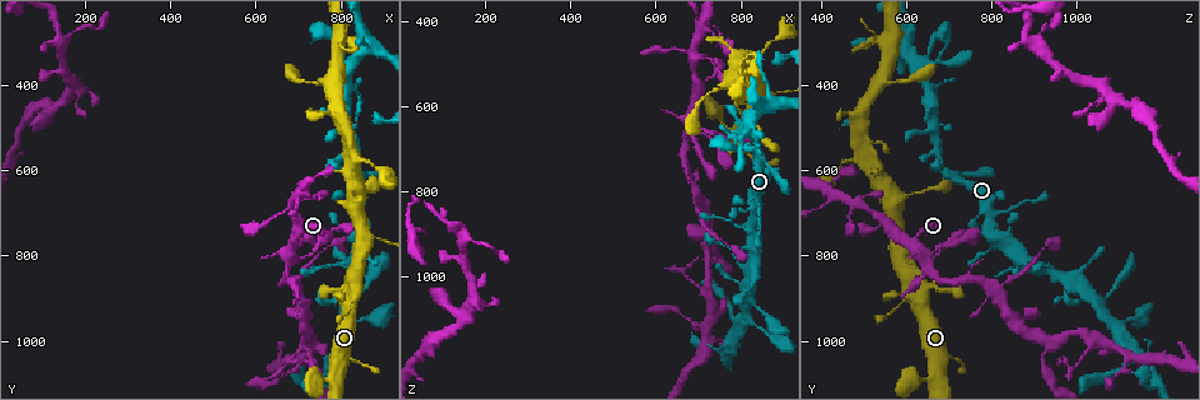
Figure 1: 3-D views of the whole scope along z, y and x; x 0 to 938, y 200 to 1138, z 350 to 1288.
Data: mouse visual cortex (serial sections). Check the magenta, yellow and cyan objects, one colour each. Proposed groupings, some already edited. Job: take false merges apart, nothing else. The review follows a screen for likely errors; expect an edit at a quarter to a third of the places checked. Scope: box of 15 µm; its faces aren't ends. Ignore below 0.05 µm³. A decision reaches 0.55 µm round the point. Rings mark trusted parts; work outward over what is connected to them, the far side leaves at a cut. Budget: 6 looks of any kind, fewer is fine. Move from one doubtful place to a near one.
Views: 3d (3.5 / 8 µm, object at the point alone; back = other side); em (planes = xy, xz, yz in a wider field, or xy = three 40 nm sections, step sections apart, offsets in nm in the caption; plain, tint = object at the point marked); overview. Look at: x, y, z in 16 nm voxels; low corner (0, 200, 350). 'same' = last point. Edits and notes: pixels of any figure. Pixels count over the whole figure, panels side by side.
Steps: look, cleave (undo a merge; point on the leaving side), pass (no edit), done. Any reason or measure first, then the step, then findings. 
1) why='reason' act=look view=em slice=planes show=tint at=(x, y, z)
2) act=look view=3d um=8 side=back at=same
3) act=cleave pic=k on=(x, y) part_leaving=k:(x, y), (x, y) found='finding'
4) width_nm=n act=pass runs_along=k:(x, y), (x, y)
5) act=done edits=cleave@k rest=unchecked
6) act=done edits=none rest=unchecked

why='looks like a crossing' act=look view=em slice=xy step=1 show=tint at=(820, 875, 650)

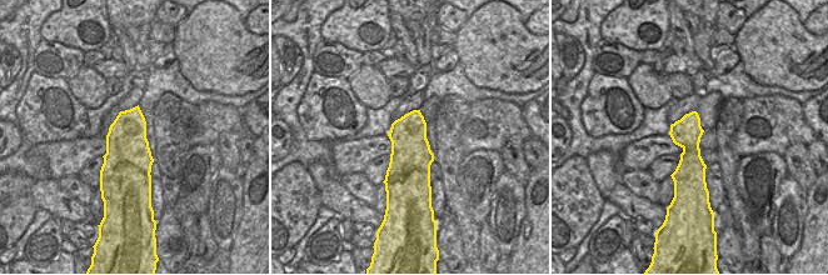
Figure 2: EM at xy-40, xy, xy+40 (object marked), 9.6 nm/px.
why='see where the arms go' act=look view=3d um=3.5 at=same

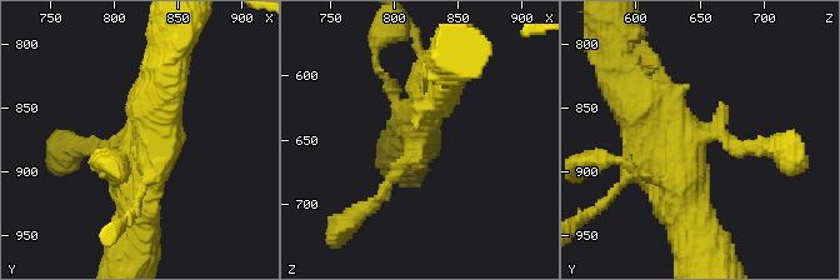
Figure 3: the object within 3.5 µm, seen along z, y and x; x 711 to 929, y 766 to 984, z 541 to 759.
act=pass runs_along=3:(698, 238), (679, 156), (634, 88) found='continuous, no second cell'

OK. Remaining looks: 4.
why='branch point' act=look view=3d um=3.5 side=back at=(675, 800, 645)

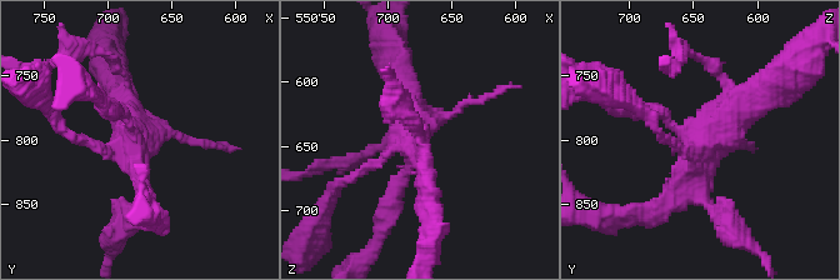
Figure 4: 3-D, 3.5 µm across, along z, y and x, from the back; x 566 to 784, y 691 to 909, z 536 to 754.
act=look view=em slice=xy step=1 show=tint at=(678, 804, 640)

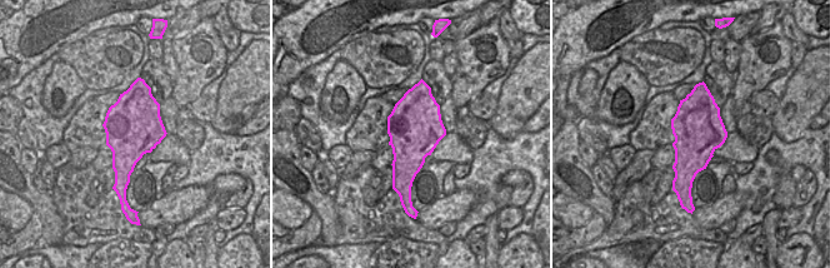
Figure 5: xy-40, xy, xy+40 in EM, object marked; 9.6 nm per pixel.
act=pass runs_along=4:(718, 73), (730, 115), (656, 214) found='all the same cell'

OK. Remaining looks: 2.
why='sharp bend' act=look view=3d um=8 at=(840, 700, 800)

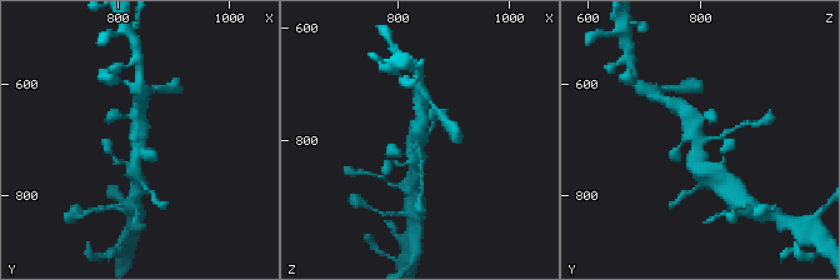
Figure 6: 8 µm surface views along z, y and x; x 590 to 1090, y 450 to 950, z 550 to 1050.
act=look view=3d um=3.5 at=(835, 700, 800)

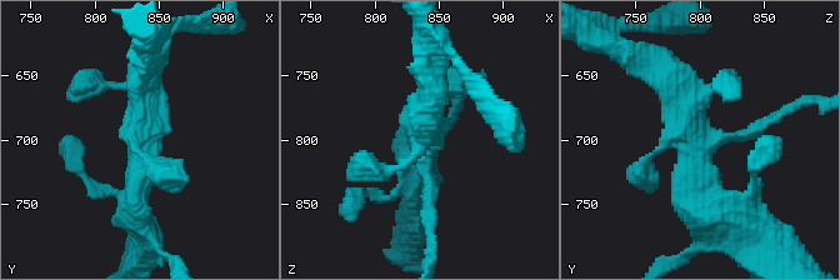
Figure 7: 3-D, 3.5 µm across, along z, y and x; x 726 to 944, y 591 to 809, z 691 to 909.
act=pass runs_along=7:(669, 70), (691, 139), (746, 135), (778, 116) found='all the same cell'

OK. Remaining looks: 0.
act=done edits=none rest=unchecked

